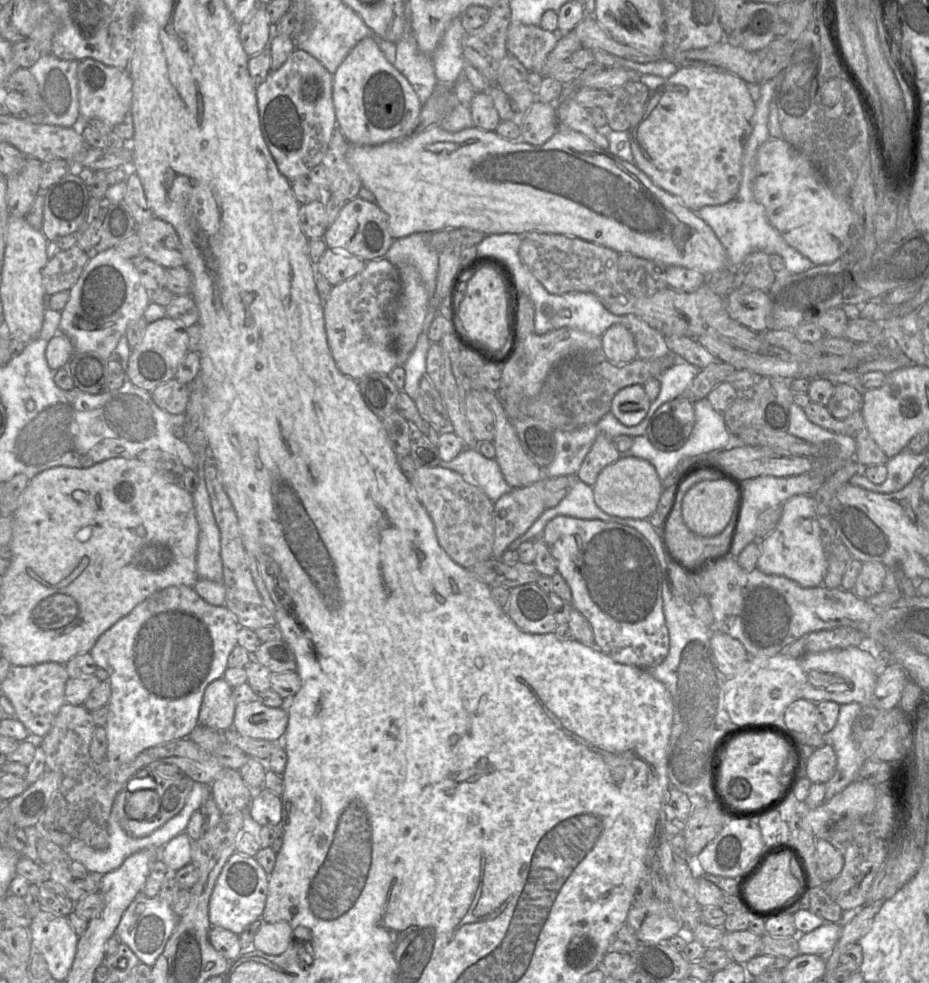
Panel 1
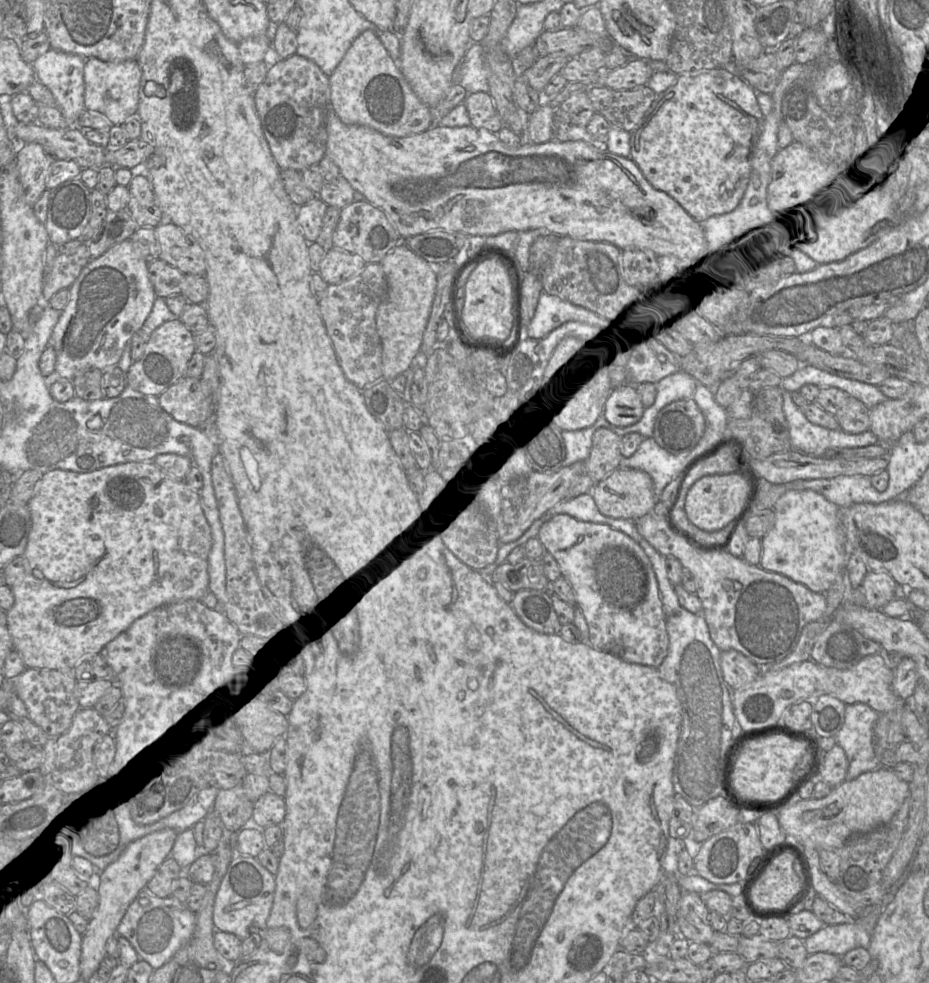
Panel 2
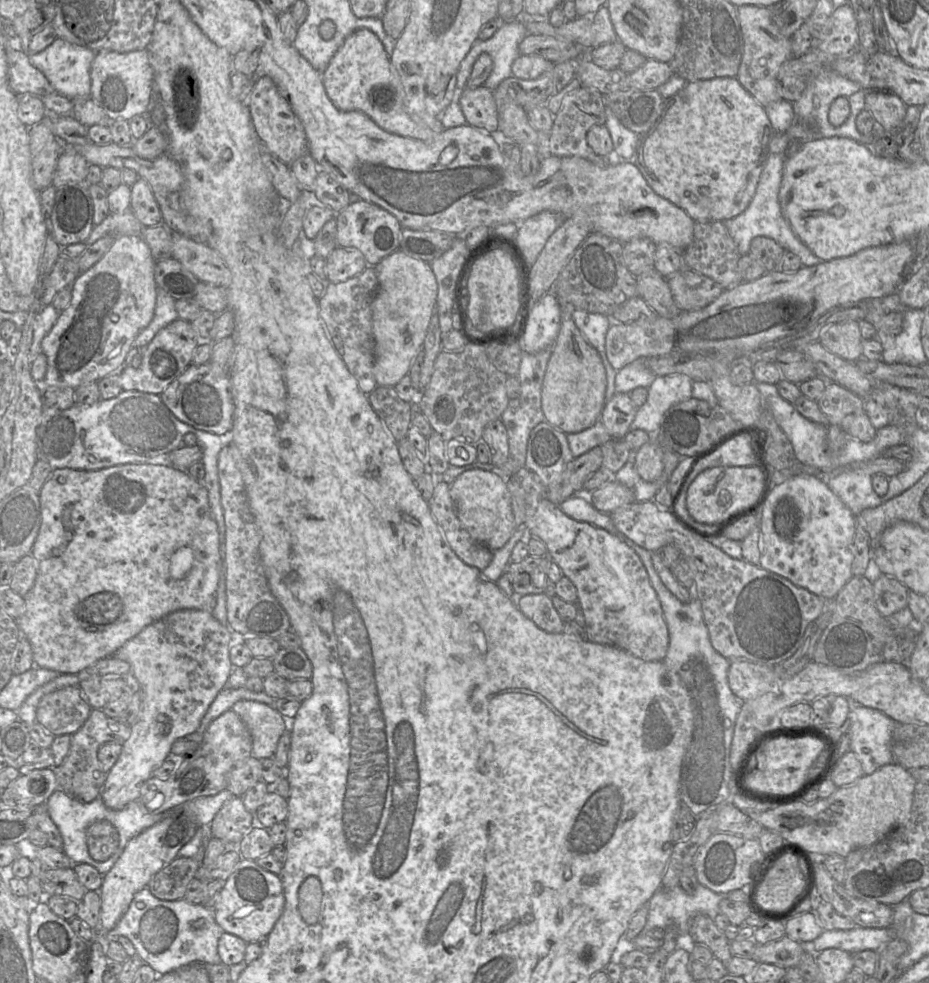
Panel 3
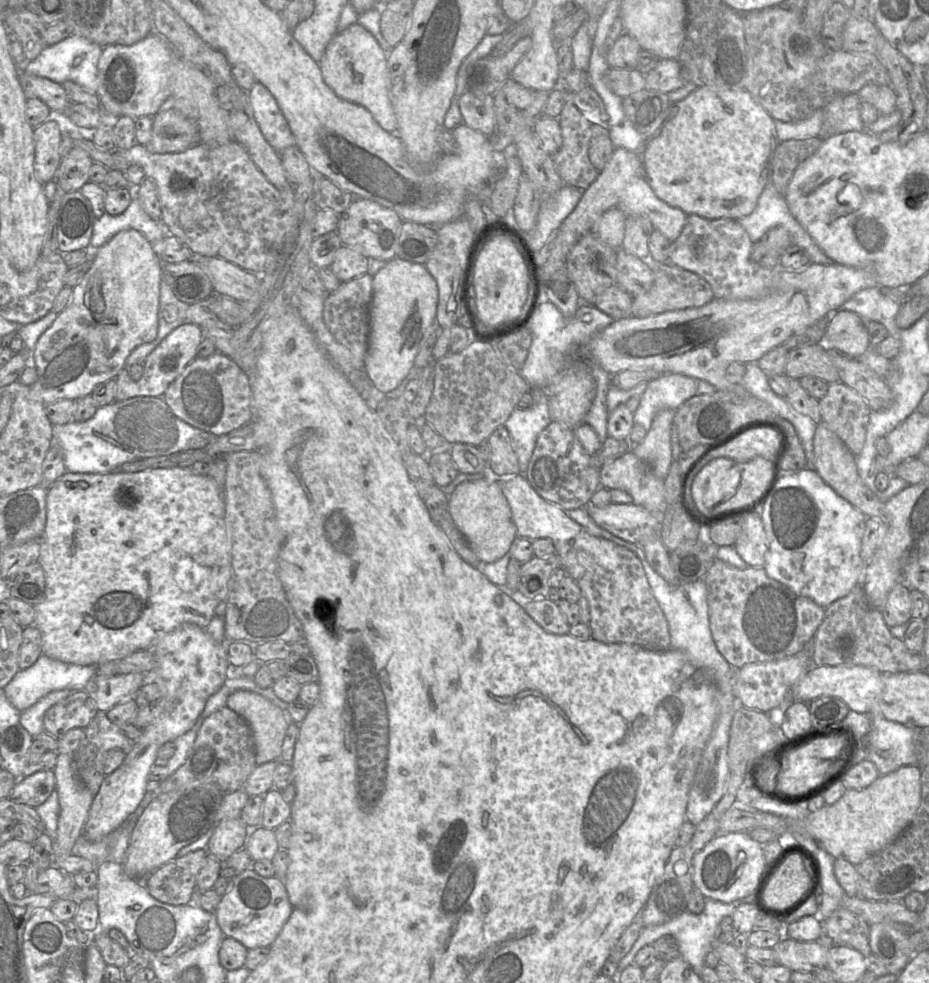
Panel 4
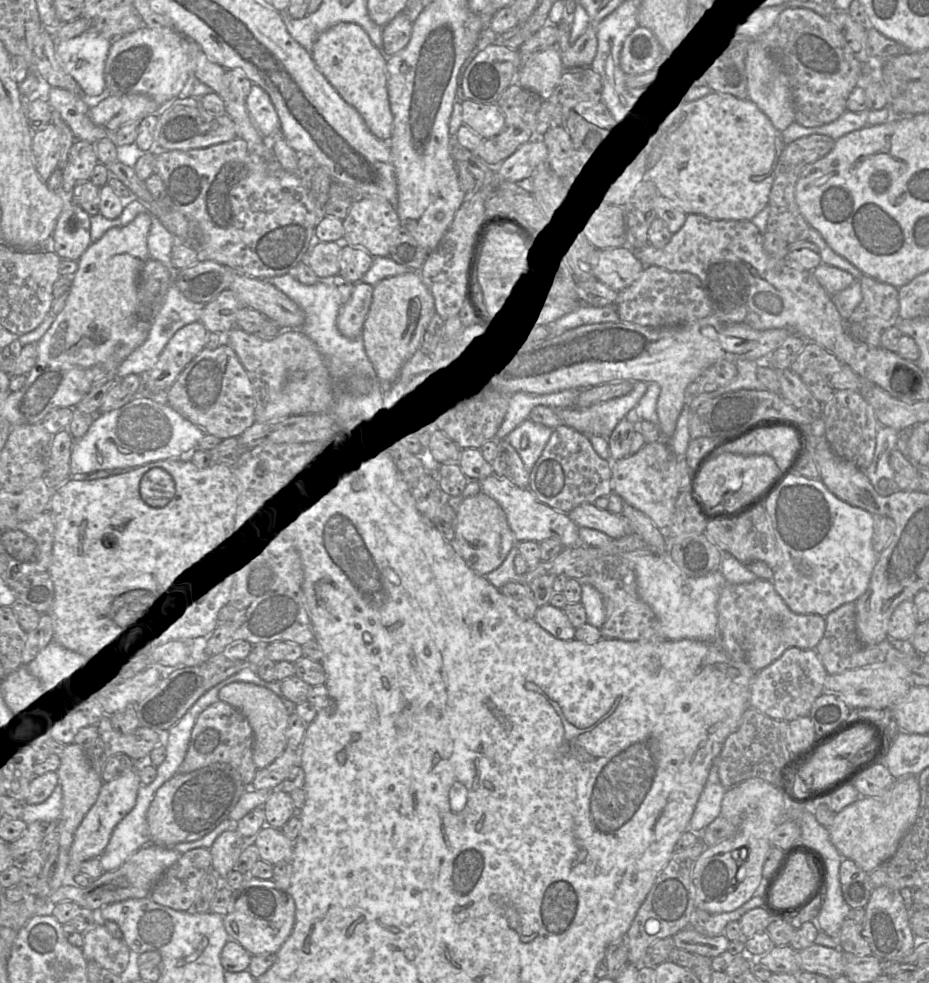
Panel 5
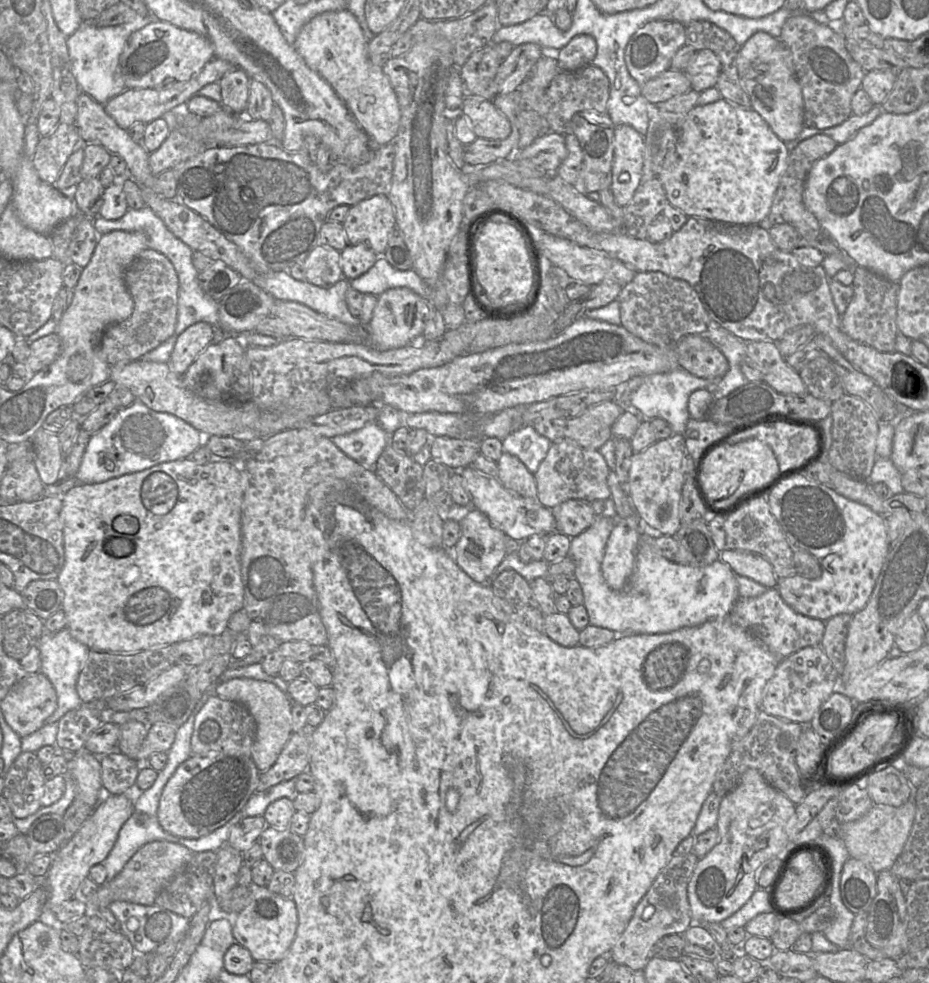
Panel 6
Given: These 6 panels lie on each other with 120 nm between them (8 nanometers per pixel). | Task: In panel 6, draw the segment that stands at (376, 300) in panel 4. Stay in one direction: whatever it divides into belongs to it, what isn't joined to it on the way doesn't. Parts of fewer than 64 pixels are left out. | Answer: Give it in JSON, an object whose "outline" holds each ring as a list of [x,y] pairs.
{"outline":[[[392,288],[377,296],[372,318],[366,326],[367,342],[377,350],[402,348],[421,339],[429,303],[408,288]]]}

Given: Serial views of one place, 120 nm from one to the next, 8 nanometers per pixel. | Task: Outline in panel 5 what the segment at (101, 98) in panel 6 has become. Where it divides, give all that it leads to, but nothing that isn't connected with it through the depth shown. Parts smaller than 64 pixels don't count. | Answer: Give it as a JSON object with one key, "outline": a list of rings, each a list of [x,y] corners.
{"outline":[[[85,32],[69,40],[57,41],[56,58],[63,68],[90,97],[106,90],[105,62],[112,41],[95,32]]]}

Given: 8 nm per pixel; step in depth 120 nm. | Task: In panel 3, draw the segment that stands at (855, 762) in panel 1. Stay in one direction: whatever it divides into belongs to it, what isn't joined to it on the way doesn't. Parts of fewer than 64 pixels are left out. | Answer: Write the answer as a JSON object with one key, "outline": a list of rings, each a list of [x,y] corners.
{"outline":[[[852,704],[849,714],[849,749],[861,763],[864,775],[893,762],[890,741],[895,721],[881,711]]]}

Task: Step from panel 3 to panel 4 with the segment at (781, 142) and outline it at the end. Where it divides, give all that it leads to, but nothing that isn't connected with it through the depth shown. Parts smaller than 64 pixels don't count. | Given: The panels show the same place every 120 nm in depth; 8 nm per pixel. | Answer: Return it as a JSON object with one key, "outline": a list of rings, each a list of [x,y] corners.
{"outline":[[[769,180],[760,194],[754,211],[737,220],[749,235],[752,243],[758,242],[771,228],[783,227],[792,238],[793,245],[805,251],[811,263],[835,263],[819,248],[807,231],[790,213],[785,198]]]}

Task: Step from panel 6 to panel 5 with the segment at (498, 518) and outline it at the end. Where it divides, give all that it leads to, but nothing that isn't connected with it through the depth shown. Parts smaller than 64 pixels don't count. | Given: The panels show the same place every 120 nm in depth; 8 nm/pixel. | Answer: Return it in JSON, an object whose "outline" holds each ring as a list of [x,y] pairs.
{"outline":[[[490,475],[479,480],[480,491],[490,496],[504,510],[508,524],[514,534],[516,543],[535,541],[540,543],[553,538],[561,542],[564,548],[582,546],[577,525],[567,513],[559,512],[540,502],[529,488],[520,488],[507,479]]]}

